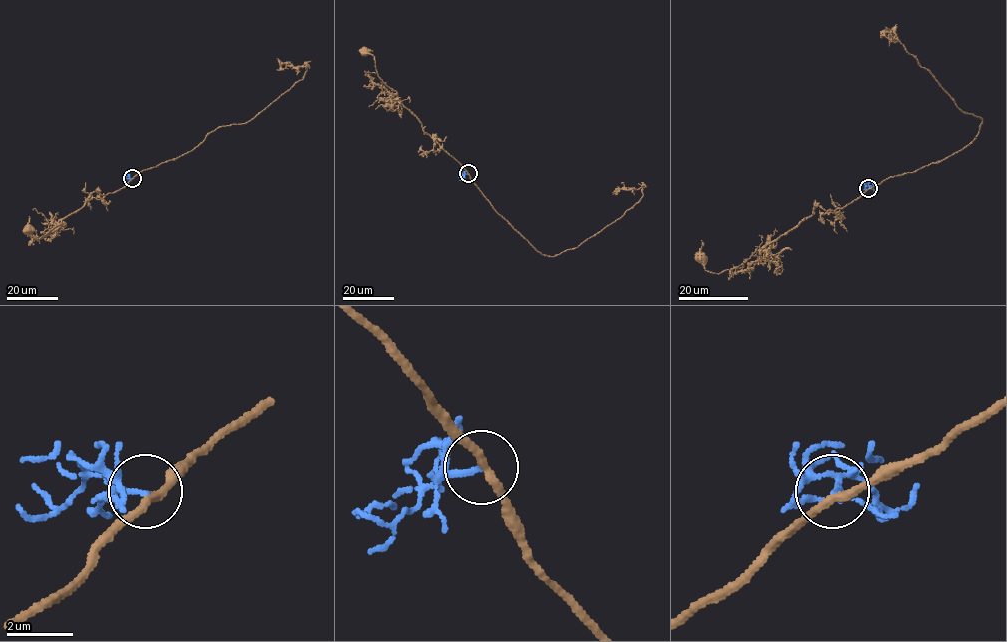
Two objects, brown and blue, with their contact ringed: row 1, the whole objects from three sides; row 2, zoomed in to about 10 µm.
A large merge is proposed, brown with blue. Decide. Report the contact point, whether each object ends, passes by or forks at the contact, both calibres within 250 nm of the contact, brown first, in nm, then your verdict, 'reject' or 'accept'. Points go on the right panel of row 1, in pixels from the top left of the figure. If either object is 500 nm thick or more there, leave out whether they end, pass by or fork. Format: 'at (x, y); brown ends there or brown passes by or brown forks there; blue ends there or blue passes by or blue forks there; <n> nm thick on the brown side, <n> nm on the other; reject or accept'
at (868, 188); brown passes by; blue ends there; 240 nm thick on the brown side, 180 nm on the other; reject

